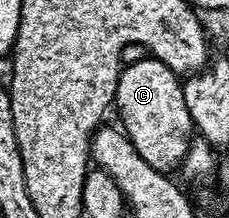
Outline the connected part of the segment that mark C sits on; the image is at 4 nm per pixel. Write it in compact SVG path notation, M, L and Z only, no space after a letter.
M156 58L123 66L118 77L116 112L122 118L121 130L132 141L136 153L163 173L177 172L186 160L192 138L192 124L179 76Z

